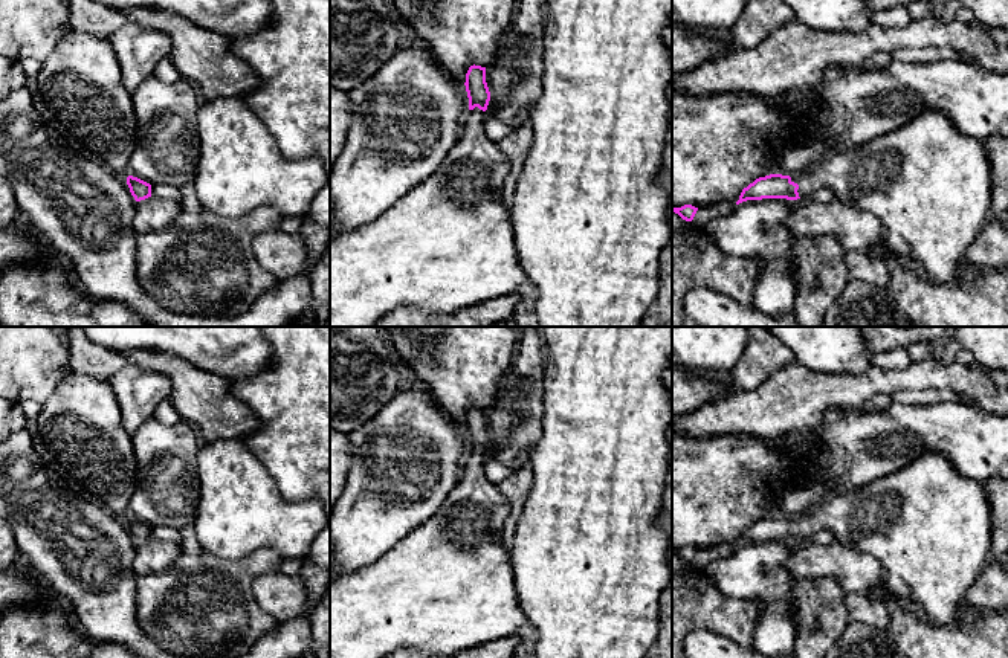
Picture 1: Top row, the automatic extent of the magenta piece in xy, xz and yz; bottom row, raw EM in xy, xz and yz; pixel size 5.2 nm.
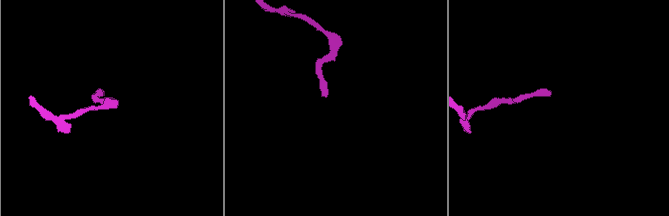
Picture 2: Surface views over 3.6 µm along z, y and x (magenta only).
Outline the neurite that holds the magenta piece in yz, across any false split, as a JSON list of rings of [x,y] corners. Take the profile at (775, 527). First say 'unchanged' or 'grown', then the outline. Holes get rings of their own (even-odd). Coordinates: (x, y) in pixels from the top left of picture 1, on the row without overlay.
grown; [[[930,450],[895,473],[864,484],[857,492],[825,498],[799,519],[782,516],[759,519],[742,531],[736,547],[762,540],[797,542],[816,531],[829,531],[842,545],[877,559],[883,566],[878,591],[919,605],[932,624],[948,624],[991,557],[991,504],[984,482],[962,478],[944,455]]]

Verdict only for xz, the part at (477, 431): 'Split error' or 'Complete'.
Split error

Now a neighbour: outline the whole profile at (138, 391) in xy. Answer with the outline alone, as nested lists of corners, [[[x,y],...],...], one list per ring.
[[[130,363],[110,376],[107,382],[116,394],[122,424],[130,435],[153,417],[156,406],[173,389],[166,376]]]

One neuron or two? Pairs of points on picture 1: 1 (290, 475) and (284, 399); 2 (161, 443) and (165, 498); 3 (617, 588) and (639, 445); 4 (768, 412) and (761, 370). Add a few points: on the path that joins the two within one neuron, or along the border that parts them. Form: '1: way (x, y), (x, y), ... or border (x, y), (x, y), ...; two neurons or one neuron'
1: way (289, 457), (286, 448), (292, 440), (292, 417); one neuron
2: way (165, 457), (165, 484); one neuron
3: way (617, 553), (617, 480); one neuron
4: border (794, 364), (775, 370), (753, 390), (739, 391); two neurons

